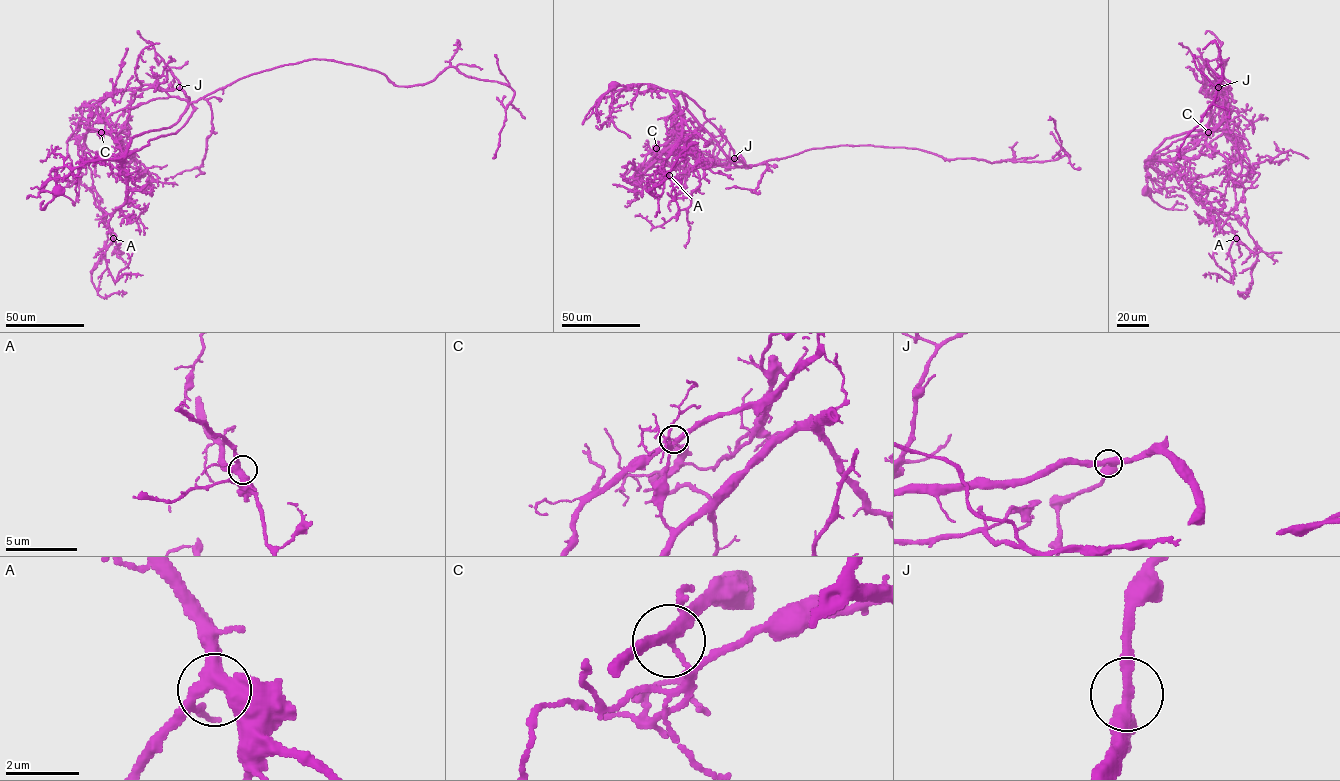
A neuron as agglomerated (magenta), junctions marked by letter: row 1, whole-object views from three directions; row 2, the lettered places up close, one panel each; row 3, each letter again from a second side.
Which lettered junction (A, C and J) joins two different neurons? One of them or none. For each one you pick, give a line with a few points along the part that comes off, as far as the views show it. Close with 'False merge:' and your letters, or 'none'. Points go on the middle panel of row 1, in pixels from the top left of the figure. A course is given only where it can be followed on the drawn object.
C: (656, 148), (675, 135), (677, 105), (682, 138), (663, 192), (647, 191), (668, 178), (678, 188)
False merge: C

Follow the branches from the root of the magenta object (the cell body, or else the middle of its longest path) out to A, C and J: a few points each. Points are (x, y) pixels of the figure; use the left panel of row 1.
A: (58, 192), (41, 190), (53, 168), (95, 157), (117, 160), (126, 201), (108, 221), (113, 238)
C: (58, 192), (41, 190), (54, 168), (76, 167), (95, 157), (122, 160), (117, 141), (101, 132)
J: (58, 192), (41, 190), (53, 168), (121, 158), (131, 138), (173, 125), (189, 99), (179, 87)

